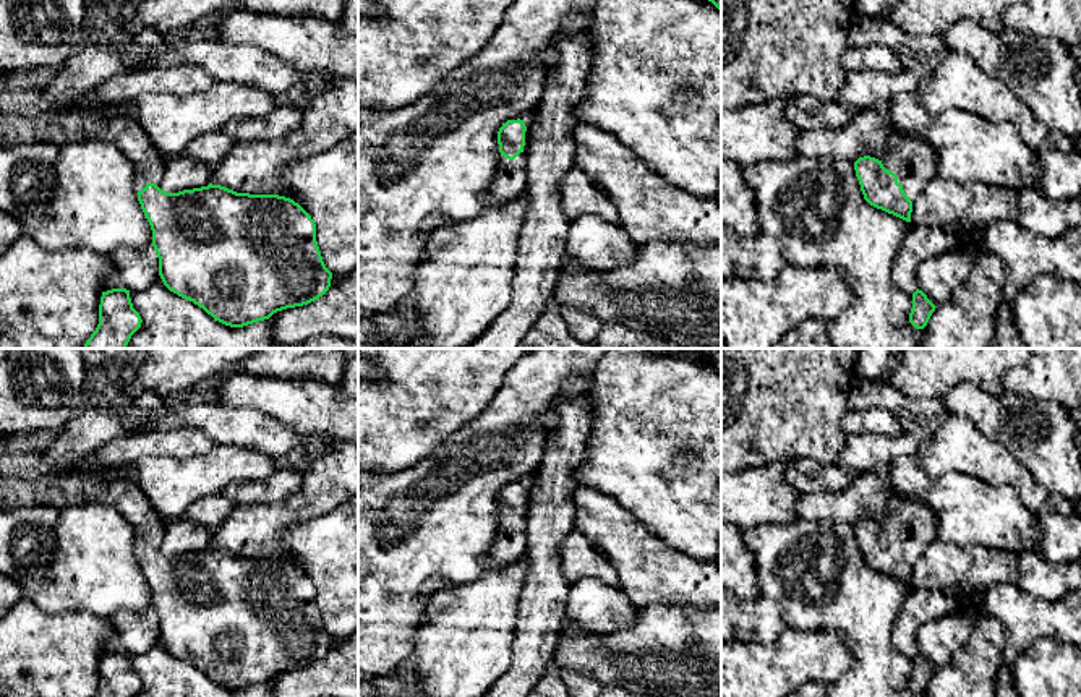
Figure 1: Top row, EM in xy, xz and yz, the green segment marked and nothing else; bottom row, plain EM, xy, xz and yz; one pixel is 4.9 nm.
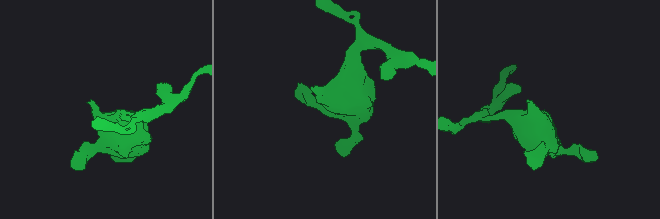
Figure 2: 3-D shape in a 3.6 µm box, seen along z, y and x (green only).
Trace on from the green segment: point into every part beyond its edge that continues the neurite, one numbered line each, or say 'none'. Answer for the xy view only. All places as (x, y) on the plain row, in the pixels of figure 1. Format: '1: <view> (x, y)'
1: xy (123, 495)

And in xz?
1: xz (506, 548)

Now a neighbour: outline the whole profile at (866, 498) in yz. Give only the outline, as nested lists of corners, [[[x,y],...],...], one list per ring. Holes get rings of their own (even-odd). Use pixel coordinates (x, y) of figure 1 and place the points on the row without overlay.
[[[859,473],[857,480],[836,493],[801,493],[796,515],[801,520],[838,520],[856,525],[870,519],[882,524],[887,514],[888,493],[883,475]]]

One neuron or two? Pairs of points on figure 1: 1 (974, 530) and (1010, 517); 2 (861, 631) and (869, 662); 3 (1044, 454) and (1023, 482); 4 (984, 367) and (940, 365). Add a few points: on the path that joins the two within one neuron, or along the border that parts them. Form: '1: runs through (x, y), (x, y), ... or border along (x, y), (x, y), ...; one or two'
1: runs through (982, 522), (987, 517), (1002, 517); one
2: runs through (869, 639), (869, 654); one
3: border along (1004, 446), (1051, 495); two
4: runs through (973, 365), (952, 365); one

